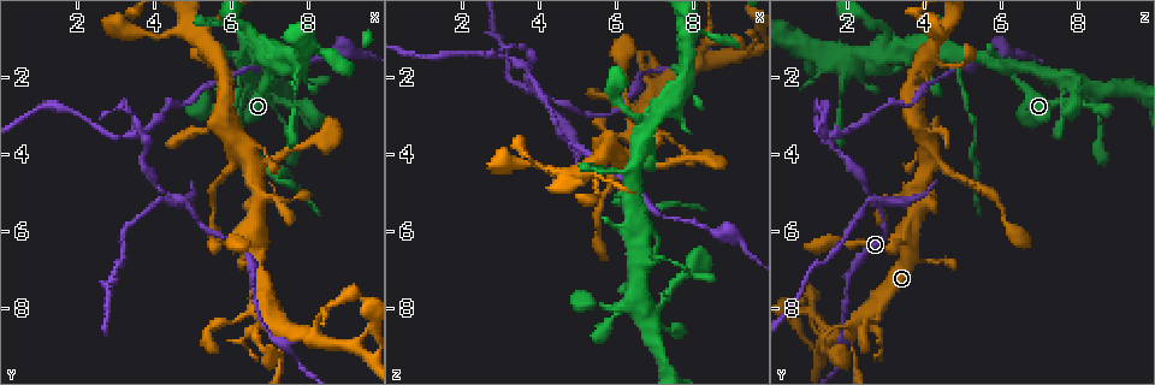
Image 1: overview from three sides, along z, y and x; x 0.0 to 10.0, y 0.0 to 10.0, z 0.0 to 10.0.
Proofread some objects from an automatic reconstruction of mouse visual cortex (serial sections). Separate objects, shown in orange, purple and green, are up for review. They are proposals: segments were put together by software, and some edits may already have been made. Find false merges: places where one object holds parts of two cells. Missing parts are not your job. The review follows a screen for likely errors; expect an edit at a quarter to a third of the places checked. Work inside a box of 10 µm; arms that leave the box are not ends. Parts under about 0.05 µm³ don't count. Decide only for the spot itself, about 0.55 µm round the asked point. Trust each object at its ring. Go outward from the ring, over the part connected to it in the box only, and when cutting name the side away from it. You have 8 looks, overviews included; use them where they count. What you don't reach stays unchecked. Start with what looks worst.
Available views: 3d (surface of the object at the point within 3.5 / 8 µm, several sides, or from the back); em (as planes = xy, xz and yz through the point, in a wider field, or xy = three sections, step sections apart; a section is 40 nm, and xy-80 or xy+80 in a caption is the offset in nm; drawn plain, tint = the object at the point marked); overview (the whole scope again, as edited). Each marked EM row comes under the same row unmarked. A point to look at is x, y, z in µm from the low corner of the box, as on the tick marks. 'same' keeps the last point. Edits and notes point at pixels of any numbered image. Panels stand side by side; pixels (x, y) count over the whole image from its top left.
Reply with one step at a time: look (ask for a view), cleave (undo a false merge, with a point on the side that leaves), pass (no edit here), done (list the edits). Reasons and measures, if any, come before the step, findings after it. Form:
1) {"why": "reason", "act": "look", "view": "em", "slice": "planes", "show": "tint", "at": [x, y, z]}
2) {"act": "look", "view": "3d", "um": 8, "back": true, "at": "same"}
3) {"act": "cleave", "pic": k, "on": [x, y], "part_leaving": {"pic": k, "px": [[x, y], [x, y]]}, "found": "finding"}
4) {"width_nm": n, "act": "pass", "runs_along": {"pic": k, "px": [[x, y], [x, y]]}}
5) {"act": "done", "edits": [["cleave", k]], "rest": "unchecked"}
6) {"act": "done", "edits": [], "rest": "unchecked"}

{"why": "sharp bend", "act": "look", "view": "3d", "um": 3.5, "at": [4.50, 5.15, 2.70]}

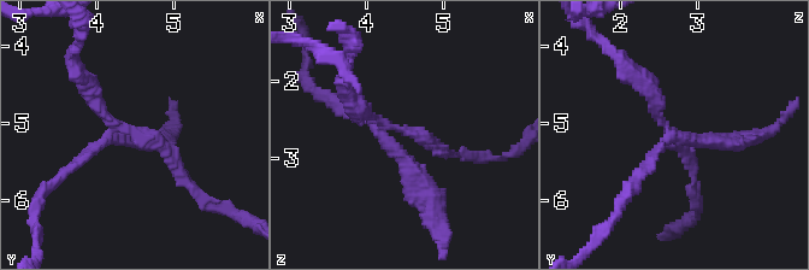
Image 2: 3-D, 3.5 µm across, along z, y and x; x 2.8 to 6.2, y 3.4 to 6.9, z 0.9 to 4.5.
{"why": "need the tissue", "act": "look", "view": "em", "slice": "xy", "step": 2, "show": "tint", "at": [4.50, 5.10, 2.65]}

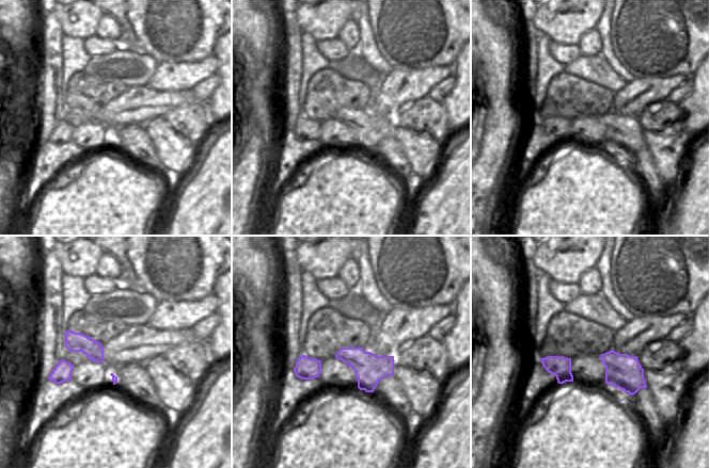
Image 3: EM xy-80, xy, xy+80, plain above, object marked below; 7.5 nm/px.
{"act": "cleave", "pic": 2, "on": [706, 139], "part_leaving": {"pic": 2, "px": [[671, 135], [618, 210]]}, "found": "a second cell is stuck on"}

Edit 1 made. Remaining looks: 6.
{"act": "look", "view": "overview"}

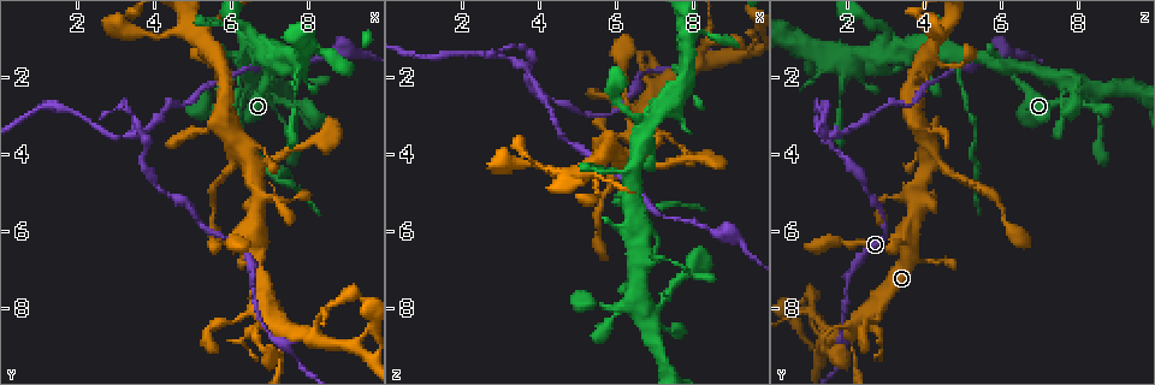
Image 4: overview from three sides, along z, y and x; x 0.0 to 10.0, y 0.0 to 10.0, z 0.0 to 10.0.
{"why": "sharp bend", "act": "look", "view": "3d", "um": 3.5, "at": [6.35, 1.40, 4.95]}

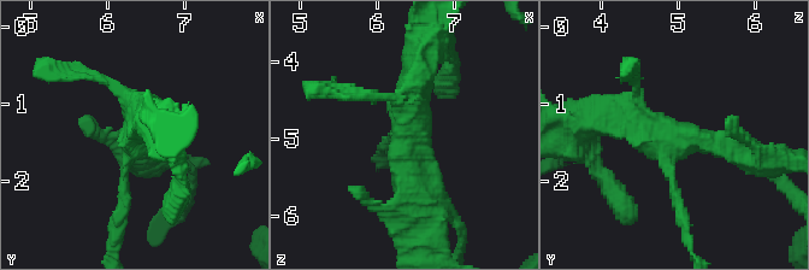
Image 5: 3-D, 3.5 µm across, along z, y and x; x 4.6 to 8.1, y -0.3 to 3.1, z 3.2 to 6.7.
{"arms": 3, "arm_widths_nm": [150, 350, 400], "why": "shape alone is not enough", "act": "look", "view": "em", "slice": "xy", "step": 1, "show": "tint", "at": [6.40, 1.45, 4.90]}

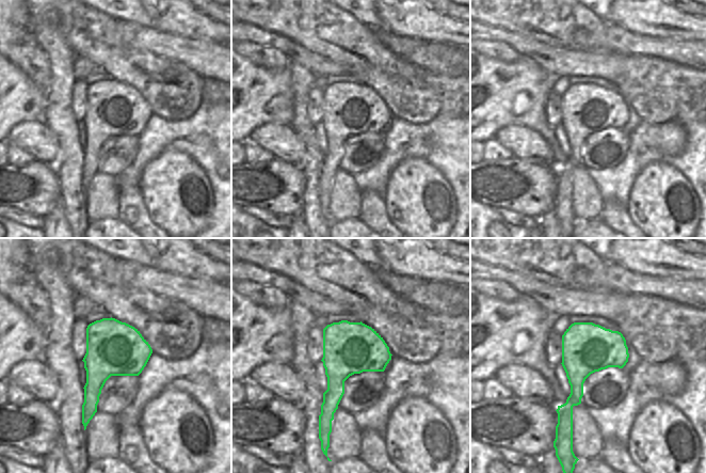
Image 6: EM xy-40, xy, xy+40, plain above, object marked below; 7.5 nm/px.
{"why": "cut it another way", "act": "look", "view": "em", "slice": "planes", "show": "tint", "at": "same"}

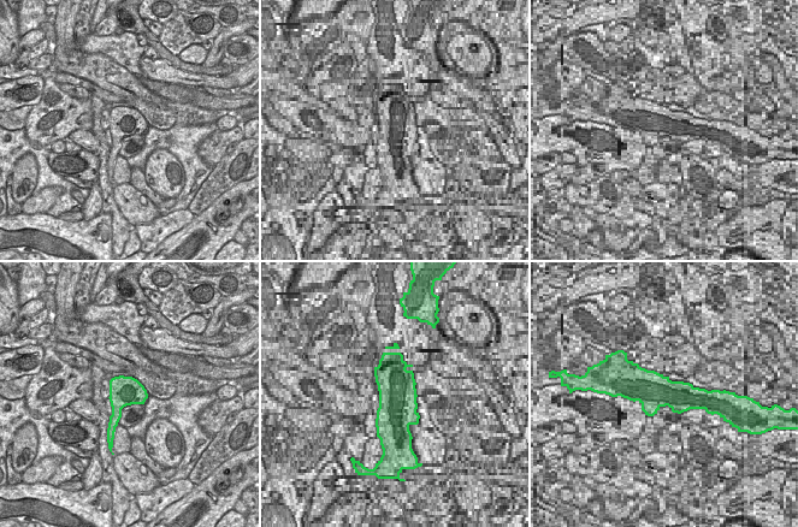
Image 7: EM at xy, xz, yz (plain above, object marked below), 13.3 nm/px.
{"act": "cleave", "pic": 5, "on": [123, 215], "part_leaving": {"pic": 5, "px": [[124, 172], [124, 199], [113, 251]]}, "found": "a second cell is stuck on"}

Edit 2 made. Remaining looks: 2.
{"act": "done", "edits": [["cleave", 2], ["cleave", 5]], "rest": "unchecked"}

